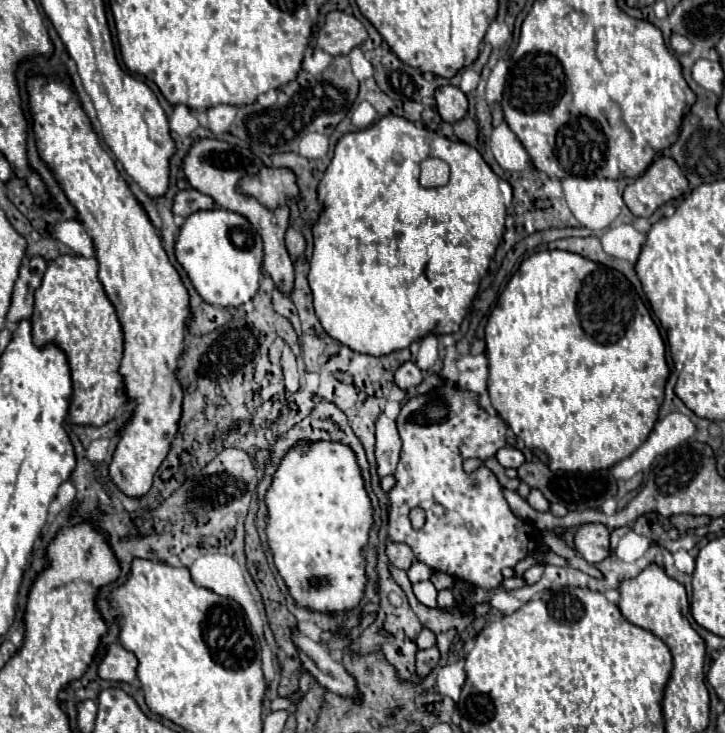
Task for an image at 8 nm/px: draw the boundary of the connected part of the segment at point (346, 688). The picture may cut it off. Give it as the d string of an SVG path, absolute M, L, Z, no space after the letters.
M293 630L293 642L297 646L303 670L307 670L321 686L341 696L357 696L355 678L343 668L341 662L335 662L327 648L309 636Z

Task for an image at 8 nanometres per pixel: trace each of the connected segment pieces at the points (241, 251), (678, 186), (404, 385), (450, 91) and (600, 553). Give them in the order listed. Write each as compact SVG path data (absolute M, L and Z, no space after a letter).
M213 208L187 216L175 242L175 254L199 296L209 304L239 308L259 290L263 242L249 220L235 212Z
M661 156L643 176L625 188L623 200L635 216L649 218L661 204L683 196L687 190L689 182L677 162Z
M403 362L395 372L395 384L401 390L409 390L413 386L419 386L423 380L423 372L413 362Z
M457 86L437 88L435 100L437 100L437 110L439 110L441 118L449 124L455 124L467 112L467 96Z
M583 524L575 532L575 548L589 562L597 564L609 556L609 530L603 524Z

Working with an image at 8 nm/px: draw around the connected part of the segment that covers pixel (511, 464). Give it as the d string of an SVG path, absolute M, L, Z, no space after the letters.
M501 448L497 452L497 460L505 468L519 468L525 462L525 456L517 448Z

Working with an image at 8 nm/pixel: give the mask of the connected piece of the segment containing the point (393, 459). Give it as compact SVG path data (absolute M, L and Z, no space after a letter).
M385 414L377 420L377 444L375 444L375 456L377 456L377 472L379 476L395 474L399 452L401 452L401 438L397 432L397 426L393 420L389 420Z

